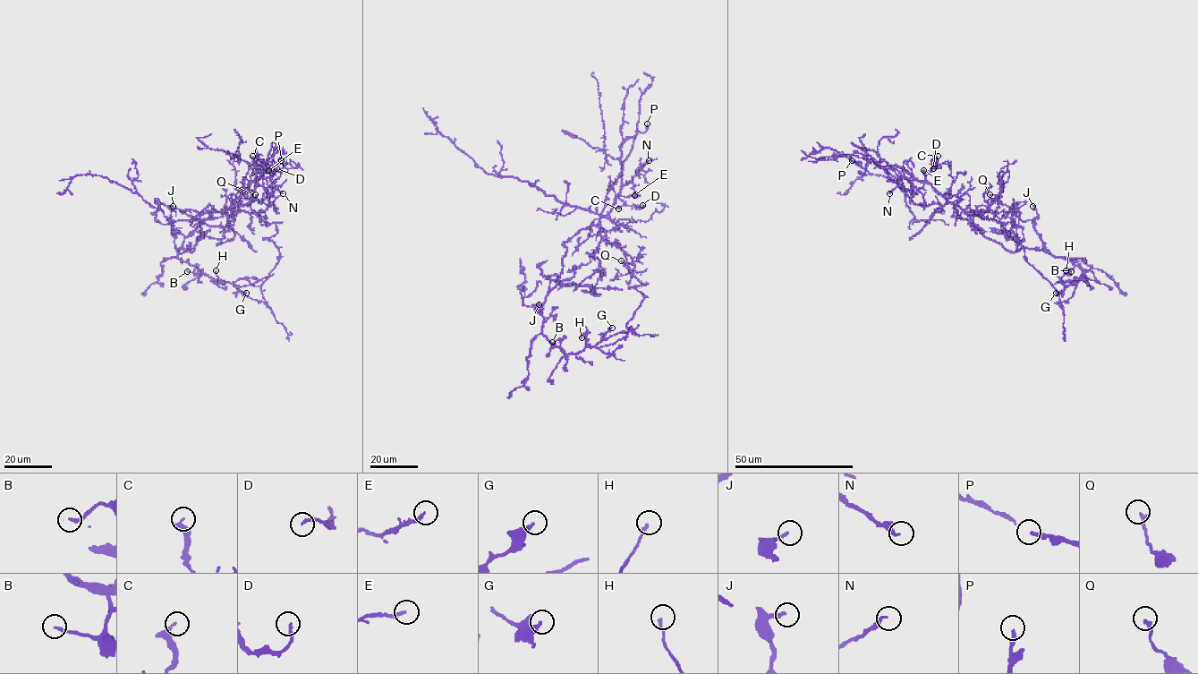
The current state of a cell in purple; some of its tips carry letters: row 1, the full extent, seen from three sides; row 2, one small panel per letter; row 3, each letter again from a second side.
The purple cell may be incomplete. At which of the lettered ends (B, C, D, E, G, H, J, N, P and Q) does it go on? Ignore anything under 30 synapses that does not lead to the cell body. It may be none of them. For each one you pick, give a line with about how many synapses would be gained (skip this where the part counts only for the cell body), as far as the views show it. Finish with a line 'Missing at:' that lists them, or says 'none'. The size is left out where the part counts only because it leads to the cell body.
N: about 70 synapses
Missing at: N

